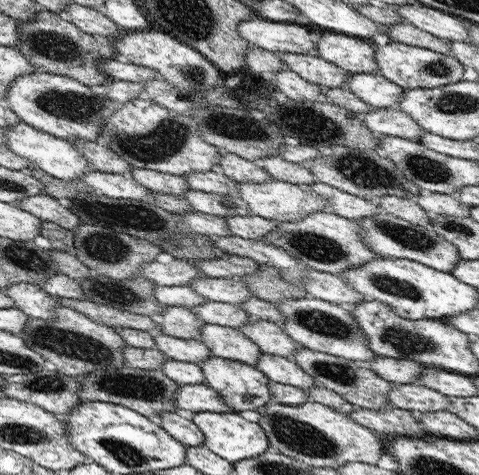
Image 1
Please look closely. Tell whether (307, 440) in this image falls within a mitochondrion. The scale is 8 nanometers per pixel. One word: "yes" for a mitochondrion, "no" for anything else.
yes

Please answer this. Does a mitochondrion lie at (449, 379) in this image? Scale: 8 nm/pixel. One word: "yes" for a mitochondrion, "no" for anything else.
no

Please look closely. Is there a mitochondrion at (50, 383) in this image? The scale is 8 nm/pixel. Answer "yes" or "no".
yes

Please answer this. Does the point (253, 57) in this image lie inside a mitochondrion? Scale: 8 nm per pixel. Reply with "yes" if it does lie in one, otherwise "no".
no

